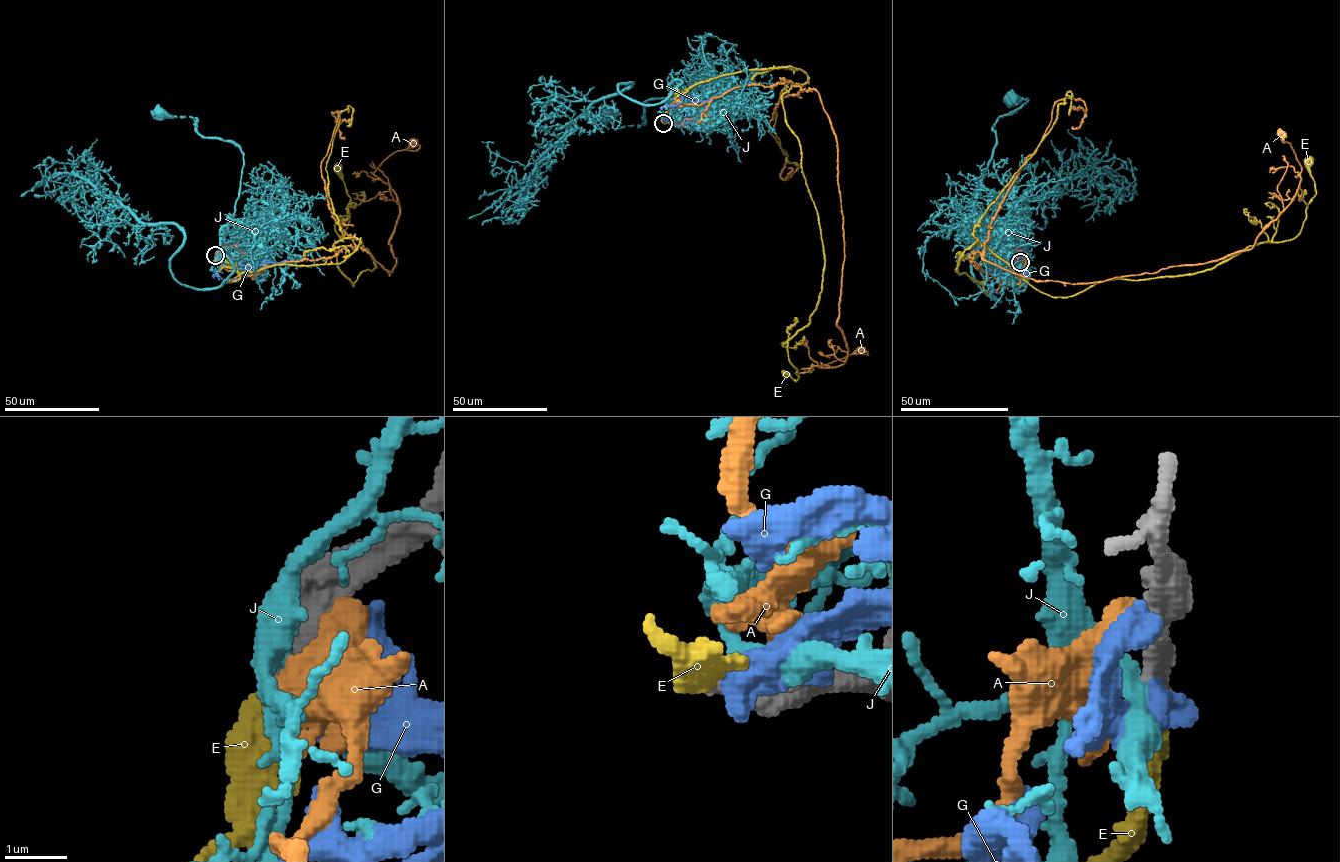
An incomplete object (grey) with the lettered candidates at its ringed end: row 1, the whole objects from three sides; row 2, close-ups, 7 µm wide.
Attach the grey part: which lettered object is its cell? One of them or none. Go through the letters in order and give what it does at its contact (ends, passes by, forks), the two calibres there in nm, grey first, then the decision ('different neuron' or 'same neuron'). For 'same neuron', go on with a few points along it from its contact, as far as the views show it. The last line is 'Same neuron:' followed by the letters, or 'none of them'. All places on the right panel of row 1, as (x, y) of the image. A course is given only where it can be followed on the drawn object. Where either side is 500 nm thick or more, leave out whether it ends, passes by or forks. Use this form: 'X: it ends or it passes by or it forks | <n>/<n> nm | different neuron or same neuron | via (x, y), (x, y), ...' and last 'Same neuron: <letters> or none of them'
A: it ends | 480/440 nm | different neuron
E: it ends | 380/440 nm | same neuron | via (1020, 262), (983, 283), (956, 268), (976, 242), (1053, 297), (1213, 269), (1300, 232), (1316, 193), (1308, 162)
G: 480/600 nm | different neuron
J: it passes by | 460/280 nm | different neuron
Same neuron: E

